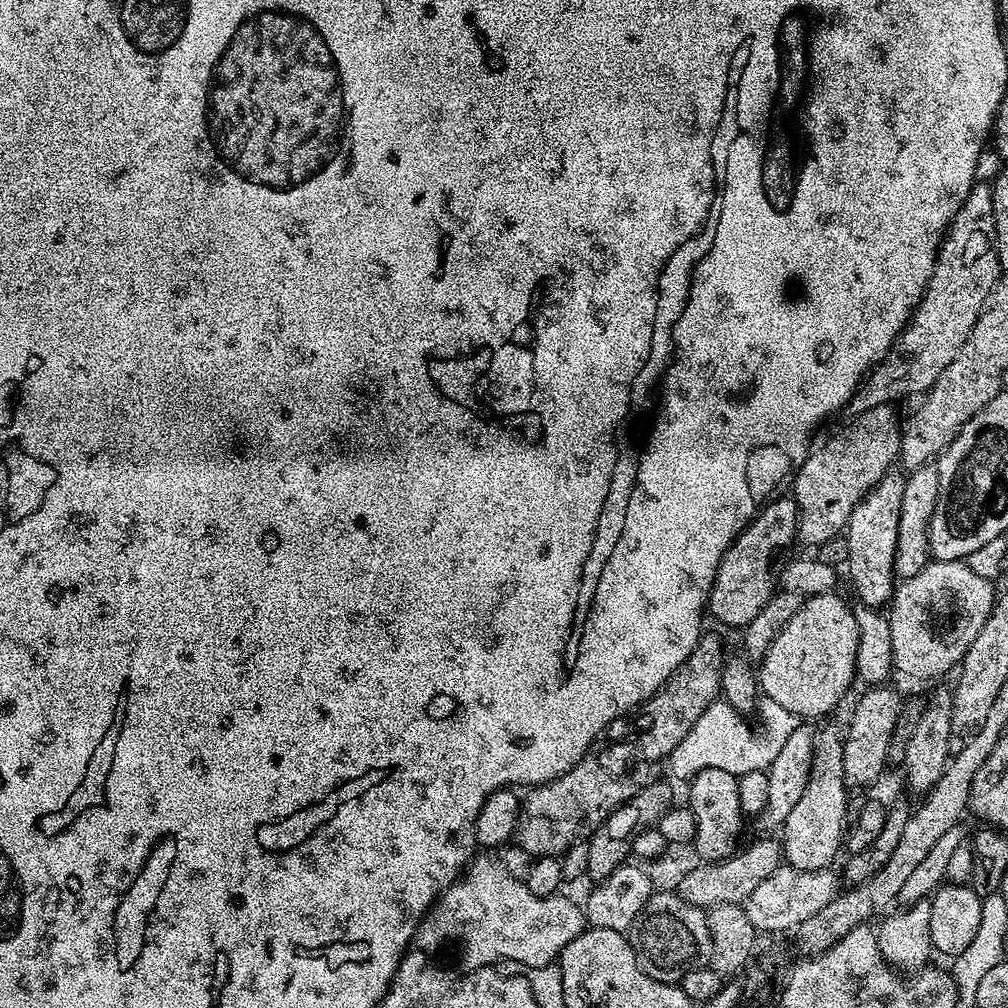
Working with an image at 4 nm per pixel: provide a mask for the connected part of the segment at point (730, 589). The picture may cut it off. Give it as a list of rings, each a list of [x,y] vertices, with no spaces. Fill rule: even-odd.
[[[784,494],[781,500],[776,499],[769,499],[756,513],[755,518],[736,535],[736,541],[720,559],[712,589],[708,591],[706,608],[711,619],[713,616],[736,630],[743,630],[777,591],[778,569],[785,559],[784,551],[798,540],[795,500],[788,494]]]

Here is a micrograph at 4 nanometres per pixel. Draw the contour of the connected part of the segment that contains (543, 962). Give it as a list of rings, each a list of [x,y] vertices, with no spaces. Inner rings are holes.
[[[482,852],[478,855],[475,855],[472,860],[469,861],[467,868],[461,873],[461,877],[458,880],[455,880],[454,883],[450,885],[450,887],[444,889],[441,892],[439,899],[435,901],[433,906],[436,907],[436,932],[434,932],[434,942],[432,944],[436,944],[438,940],[443,942],[444,944],[452,942],[460,941],[462,944],[462,964],[460,964],[461,969],[463,971],[468,972],[476,972],[480,968],[491,967],[497,965],[498,958],[502,958],[501,961],[515,961],[519,964],[519,967],[522,968],[544,968],[549,965],[553,965],[562,953],[562,950],[566,946],[564,942],[560,942],[560,926],[550,926],[550,922],[544,918],[542,920],[542,912],[538,912],[538,908],[572,908],[575,905],[575,901],[570,899],[568,896],[564,896],[564,894],[557,894],[553,897],[542,897],[538,895],[534,895],[530,893],[530,890],[521,879],[518,879],[510,874],[508,870],[505,868],[502,861],[494,858],[492,860],[489,856],[489,853]]]

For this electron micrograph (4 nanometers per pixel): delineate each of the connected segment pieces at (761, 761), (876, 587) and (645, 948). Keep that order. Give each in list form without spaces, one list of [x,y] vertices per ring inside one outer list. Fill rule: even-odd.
[[[767,698],[761,699],[758,704],[758,716],[764,719],[764,736],[759,736],[745,717],[731,708],[727,702],[711,704],[694,722],[694,730],[682,738],[682,743],[667,757],[668,768],[683,782],[691,781],[702,770],[713,768],[714,770],[726,770],[737,778],[746,775],[750,771],[765,771],[774,762],[778,750],[782,750],[782,742],[794,734],[798,726],[797,717],[790,710],[778,706],[778,702]]]
[[[900,470],[888,472],[873,486],[872,491],[864,497],[846,529],[848,539],[848,558],[846,569],[852,579],[852,588],[856,591],[859,603],[865,608],[883,609],[891,601],[893,591],[898,583],[896,575],[896,547],[898,546],[898,514],[902,506],[902,490],[905,473]]]
[[[656,890],[652,896],[666,902],[664,908],[642,906],[626,935],[641,969],[660,983],[679,985],[684,975],[703,968],[712,958],[712,939],[705,909],[688,904],[675,891]]]

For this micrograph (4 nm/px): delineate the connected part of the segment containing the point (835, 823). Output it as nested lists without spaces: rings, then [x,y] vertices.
[[[828,724],[816,732],[816,745],[812,755],[812,769],[802,798],[794,802],[794,810],[782,825],[782,856],[791,868],[803,872],[825,871],[836,860],[840,848],[846,844],[846,829],[850,823],[848,795],[850,790],[843,780],[843,746],[845,737],[841,729]]]

